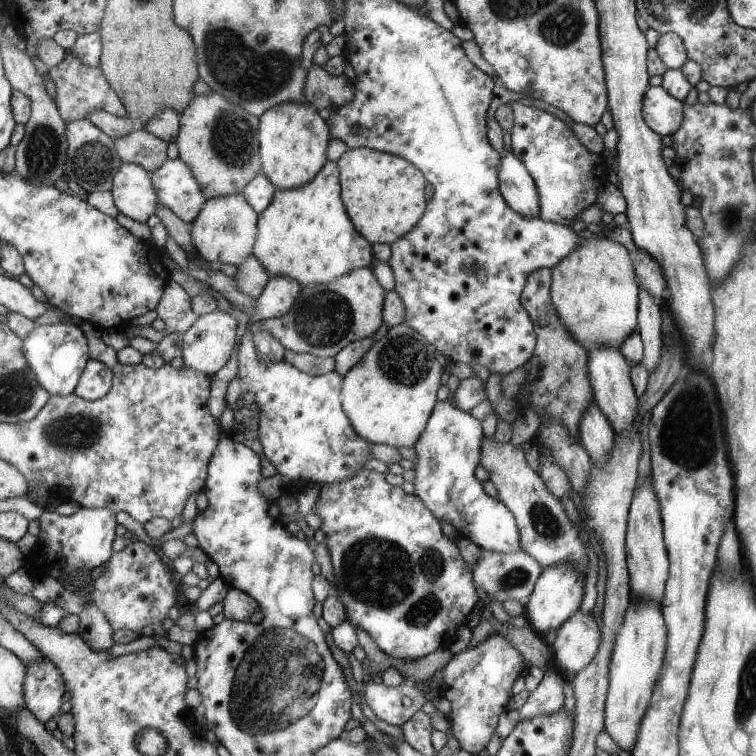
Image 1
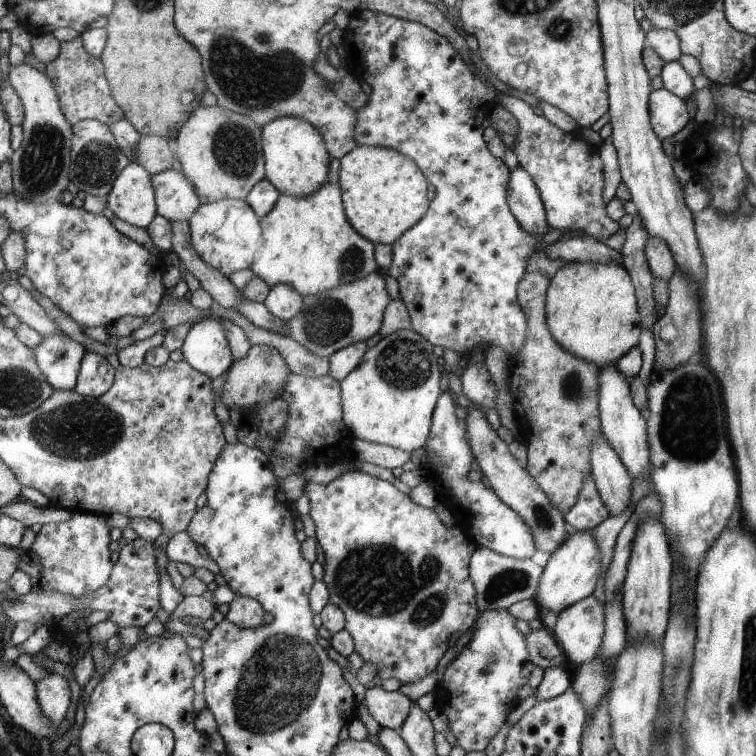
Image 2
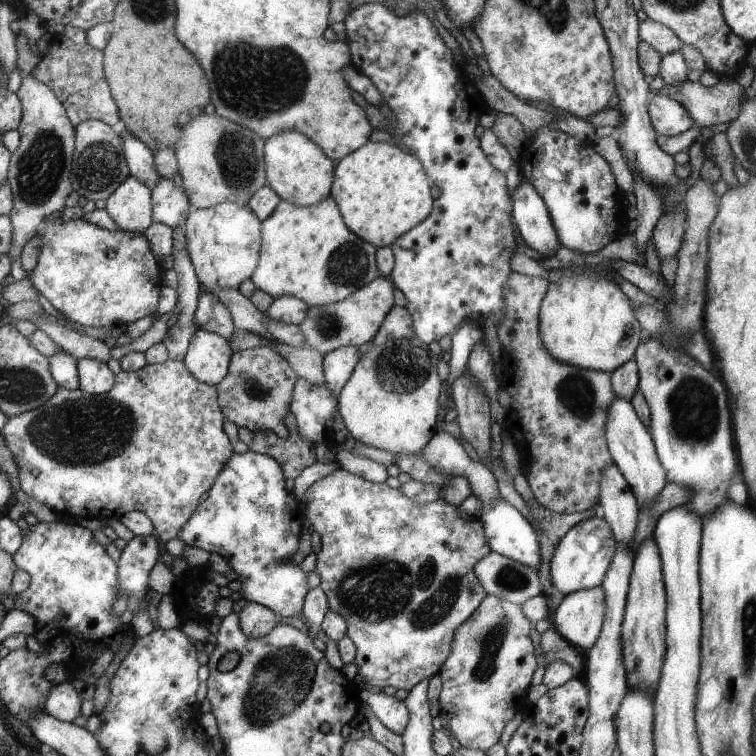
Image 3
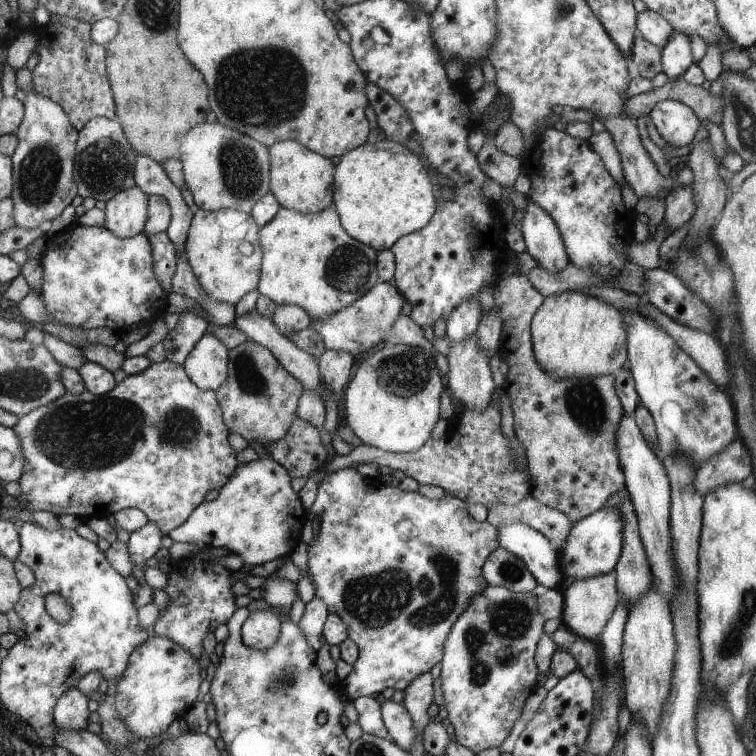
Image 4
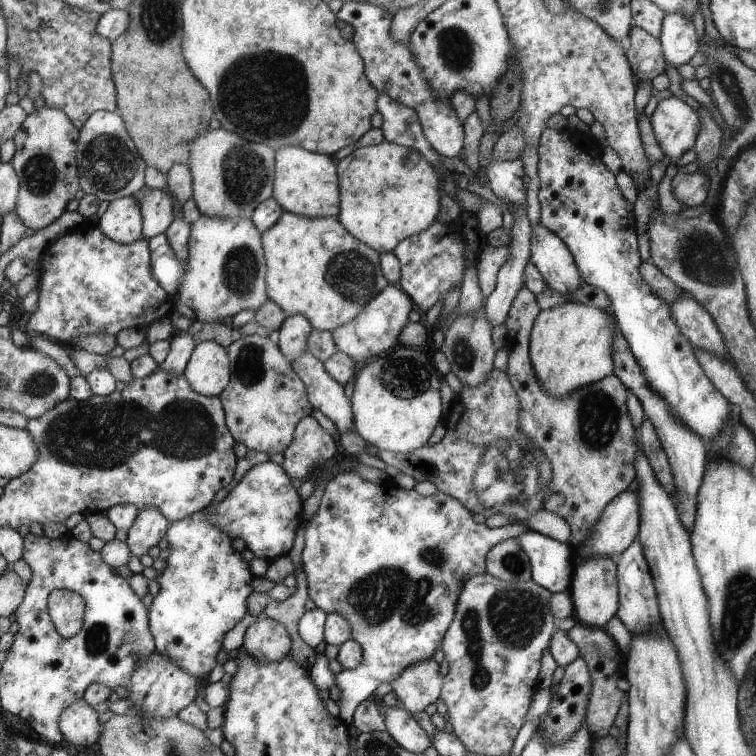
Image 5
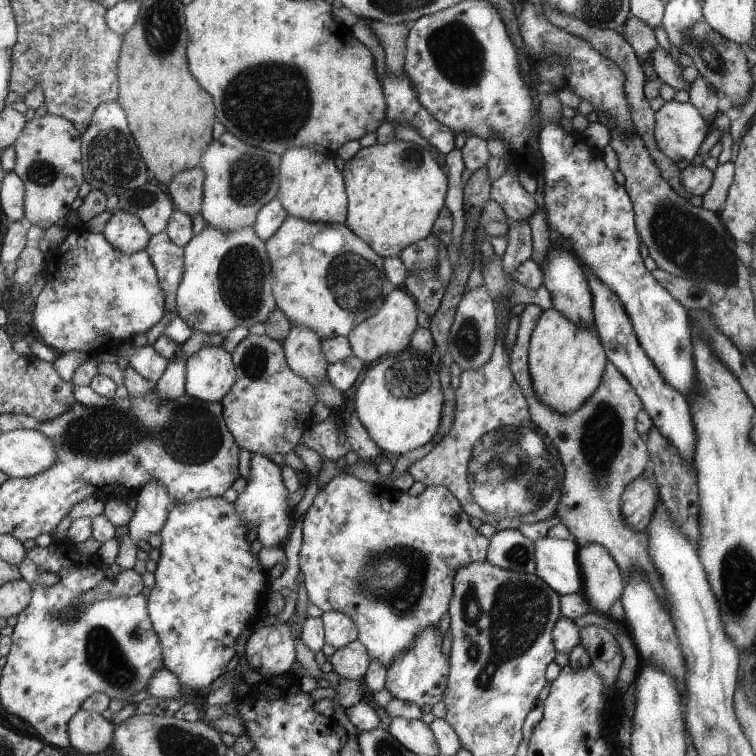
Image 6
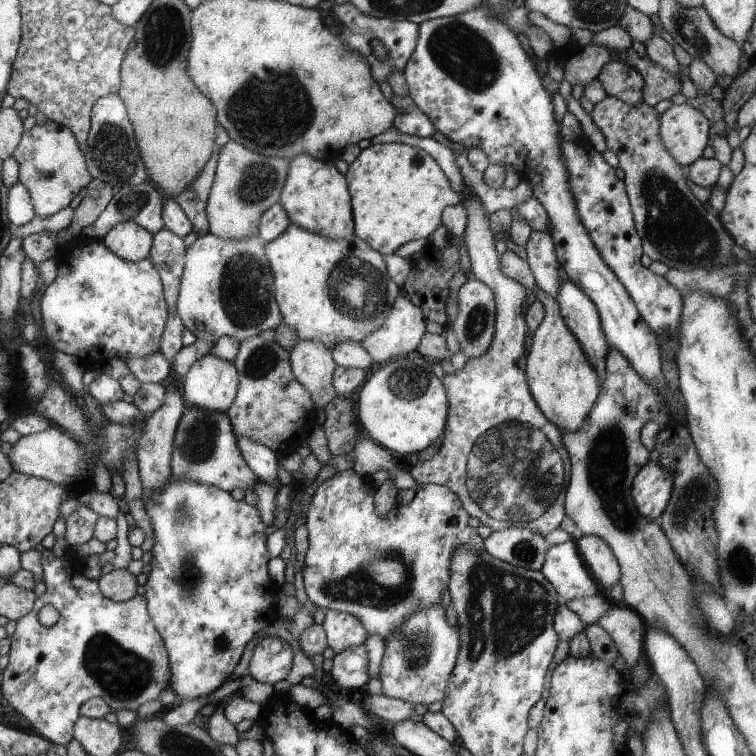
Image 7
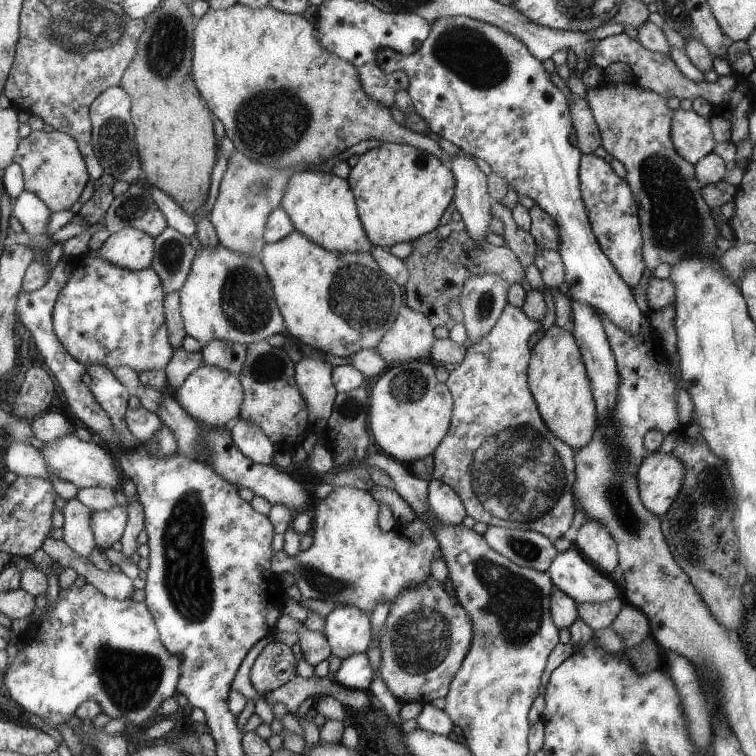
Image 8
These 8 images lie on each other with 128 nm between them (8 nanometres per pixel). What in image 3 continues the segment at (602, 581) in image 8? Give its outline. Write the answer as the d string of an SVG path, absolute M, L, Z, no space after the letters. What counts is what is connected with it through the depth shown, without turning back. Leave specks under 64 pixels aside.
M500 496L495 503L488 503L487 505L482 503L481 510L478 519L482 522L490 550L538 571L539 562L541 562L539 542L537 542L537 534L531 528L531 524L513 506L503 502Z

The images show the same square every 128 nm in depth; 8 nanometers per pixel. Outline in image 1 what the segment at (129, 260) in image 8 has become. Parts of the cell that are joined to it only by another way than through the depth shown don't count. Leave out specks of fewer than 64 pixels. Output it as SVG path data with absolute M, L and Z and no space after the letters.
M121 163L113 175L109 192L115 208L135 222L146 222L157 209L157 191L150 173L142 166Z

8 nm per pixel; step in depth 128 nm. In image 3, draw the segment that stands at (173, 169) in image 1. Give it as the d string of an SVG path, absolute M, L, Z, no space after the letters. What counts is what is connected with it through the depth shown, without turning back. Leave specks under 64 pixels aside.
M160 178L151 189L152 222L163 223L167 226L181 225L185 222L191 210L189 196L173 184L171 179Z

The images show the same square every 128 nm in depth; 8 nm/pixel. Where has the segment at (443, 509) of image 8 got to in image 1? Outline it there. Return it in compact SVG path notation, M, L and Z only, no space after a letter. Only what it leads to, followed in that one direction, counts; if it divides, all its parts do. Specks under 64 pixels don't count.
M365 468L359 469L357 473L347 477L346 480L321 486L321 488L323 489L320 490L317 500L308 512L320 516L321 526L319 529L324 533L322 543L325 544L329 552L329 560L333 572L335 586L333 593L343 603L346 610L346 620L356 629L365 630L379 650L393 658L399 658L399 660L414 661L427 656L436 648L448 648L457 626L461 626L465 622L469 610L475 606L477 594L475 594L475 586L473 586L474 580L471 580L472 572L469 572L467 564L461 560L459 550L457 550L457 546L453 544L453 541L447 540L443 536L441 526L435 520L435 515L419 497L405 493L401 487L391 487L391 483L388 483L385 479L385 474Z

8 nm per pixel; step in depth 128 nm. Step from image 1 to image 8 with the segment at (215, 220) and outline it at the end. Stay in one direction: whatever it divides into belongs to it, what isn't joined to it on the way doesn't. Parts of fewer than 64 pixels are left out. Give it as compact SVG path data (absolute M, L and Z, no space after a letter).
M219 244L214 247L200 246L194 254L188 275L177 291L180 296L179 308L184 330L203 346L213 339L249 345L255 341L265 340L273 334L285 335L282 314L275 302L270 278L259 256L245 256L227 250Z

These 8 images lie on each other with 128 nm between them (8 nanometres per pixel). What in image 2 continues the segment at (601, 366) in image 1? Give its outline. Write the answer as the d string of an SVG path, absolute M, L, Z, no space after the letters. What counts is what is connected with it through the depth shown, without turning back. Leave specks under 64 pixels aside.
M615 366L599 367L598 393L598 417L601 419L601 434L607 439L611 448L617 452L631 480L643 478L648 481L654 469L650 462L649 435L646 431L646 419L641 416L638 407L634 405L630 394L630 383L625 380L625 376Z

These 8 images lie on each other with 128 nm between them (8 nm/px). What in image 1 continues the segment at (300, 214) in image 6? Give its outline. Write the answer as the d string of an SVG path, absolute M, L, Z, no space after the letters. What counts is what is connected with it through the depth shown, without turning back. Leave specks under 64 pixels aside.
M281 103L272 106L258 118L258 153L261 155L261 173L276 189L292 189L313 181L326 164L326 146L330 131L327 122L307 104Z

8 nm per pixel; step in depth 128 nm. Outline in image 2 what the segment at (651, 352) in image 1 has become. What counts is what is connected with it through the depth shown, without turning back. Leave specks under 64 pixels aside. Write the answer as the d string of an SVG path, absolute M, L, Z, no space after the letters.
M637 215L632 216L631 224L624 231L624 242L618 253L622 266L627 270L634 285L641 324L650 328L655 320L655 310L653 309L655 301L653 300L653 278L645 255L648 234Z

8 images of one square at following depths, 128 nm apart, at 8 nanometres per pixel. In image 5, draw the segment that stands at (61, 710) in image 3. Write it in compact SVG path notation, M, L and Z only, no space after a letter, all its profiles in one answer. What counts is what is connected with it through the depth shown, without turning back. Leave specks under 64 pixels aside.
M82 698L74 700L59 714L59 730L65 738L65 743L75 746L91 746L101 736L97 712Z

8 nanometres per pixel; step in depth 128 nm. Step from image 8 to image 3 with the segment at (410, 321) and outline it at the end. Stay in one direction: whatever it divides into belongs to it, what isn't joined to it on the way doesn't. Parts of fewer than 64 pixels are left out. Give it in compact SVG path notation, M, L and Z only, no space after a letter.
M380 274L342 301L320 307L308 307L306 317L298 324L304 334L305 346L324 355L339 347L358 347L365 344L375 336L387 313L393 308L393 289L389 277Z

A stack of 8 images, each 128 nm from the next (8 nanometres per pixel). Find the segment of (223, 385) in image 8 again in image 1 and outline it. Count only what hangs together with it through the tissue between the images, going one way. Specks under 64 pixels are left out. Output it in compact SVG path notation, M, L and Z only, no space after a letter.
M215 310L199 315L193 324L181 334L180 356L185 367L206 375L218 372L234 356L235 320L227 313Z

